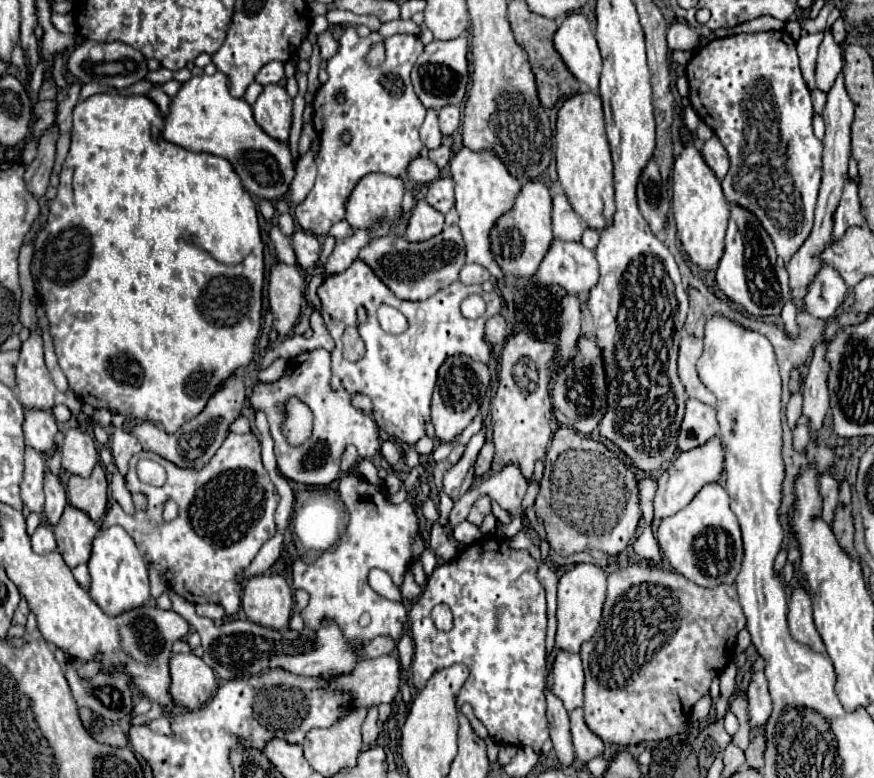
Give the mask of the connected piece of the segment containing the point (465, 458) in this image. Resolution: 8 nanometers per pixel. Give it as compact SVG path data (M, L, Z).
M482 429L478 435L472 437L472 441L466 445L466 451L462 455L462 459L444 475L442 479L442 491L452 499L458 501L474 483L474 463L476 463L476 455L482 449L486 441L486 431Z

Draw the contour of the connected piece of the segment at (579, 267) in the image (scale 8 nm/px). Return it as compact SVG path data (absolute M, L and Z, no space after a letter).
M554 239L532 281L542 285L560 285L568 293L590 293L598 283L598 263L592 251L580 243L564 243Z

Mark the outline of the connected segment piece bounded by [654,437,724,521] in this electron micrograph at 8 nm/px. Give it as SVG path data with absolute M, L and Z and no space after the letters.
M710 439L704 447L696 447L692 451L680 453L668 471L664 471L658 479L658 489L654 495L654 519L666 519L674 513L678 513L682 507L686 507L694 495L708 483L714 483L720 479L720 473L724 469L724 449L720 447L720 439Z

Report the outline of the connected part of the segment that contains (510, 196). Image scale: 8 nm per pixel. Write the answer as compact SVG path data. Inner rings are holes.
M466 147L460 149L454 159L450 161L450 175L456 185L456 209L460 215L460 229L466 243L466 259L468 263L478 263L490 271L490 275L498 281L504 279L502 269L492 257L490 251L490 231L496 225L496 221L508 213L514 207L516 195L522 189L522 185L508 175L508 169L496 155L480 155L474 151L468 151Z

